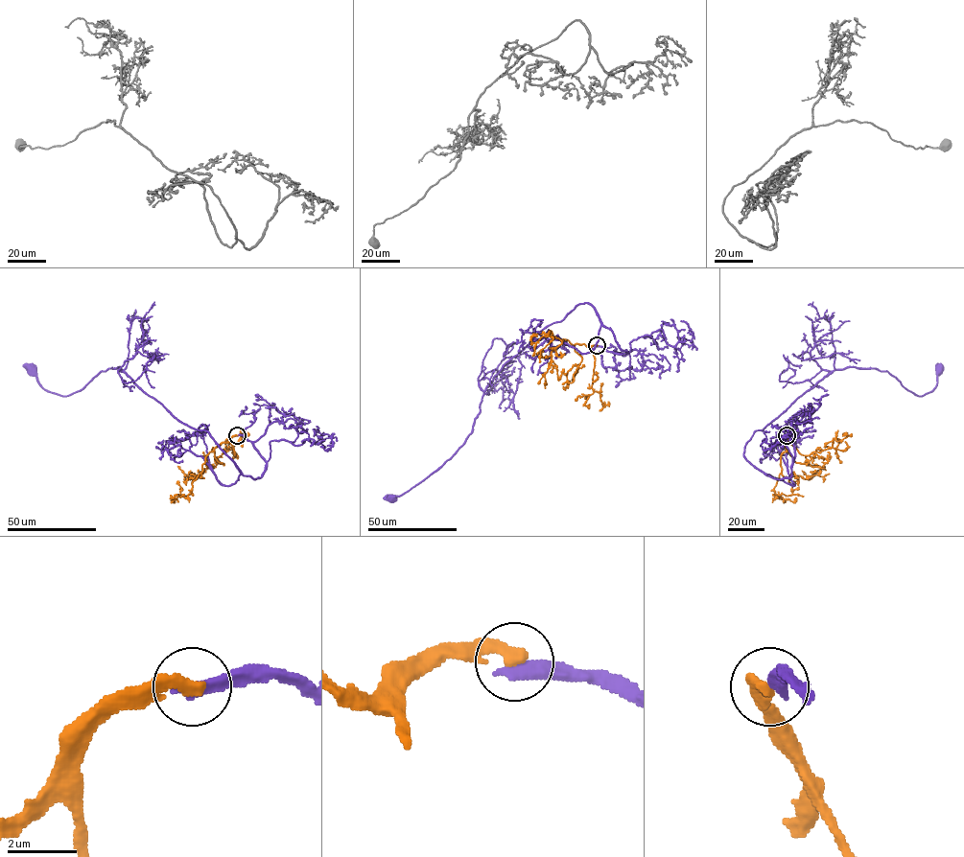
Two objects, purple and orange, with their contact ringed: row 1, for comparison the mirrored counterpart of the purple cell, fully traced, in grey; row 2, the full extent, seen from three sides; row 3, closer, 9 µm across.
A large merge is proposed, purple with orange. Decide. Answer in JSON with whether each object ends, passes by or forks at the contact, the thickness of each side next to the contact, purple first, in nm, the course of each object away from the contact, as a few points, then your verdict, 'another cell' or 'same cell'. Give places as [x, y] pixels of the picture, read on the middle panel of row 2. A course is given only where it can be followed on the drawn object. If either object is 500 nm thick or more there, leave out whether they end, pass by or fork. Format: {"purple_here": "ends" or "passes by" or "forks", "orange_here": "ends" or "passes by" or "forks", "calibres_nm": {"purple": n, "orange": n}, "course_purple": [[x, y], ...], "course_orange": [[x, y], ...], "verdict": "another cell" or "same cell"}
{"purple_here": "ends", "orange_here": "ends", "calibres_nm": {"purple": 400, "orange": 400}, "course_purple": [[597, 346], [613, 353], [625, 351], [587, 303], [546, 326], [487, 386], [473, 431], [457, 452], [391, 498]], "course_orange": [[597, 345], [573, 344], [552, 333], [532, 343], [531, 336], [537, 335]], "verdict": "another cell"}

